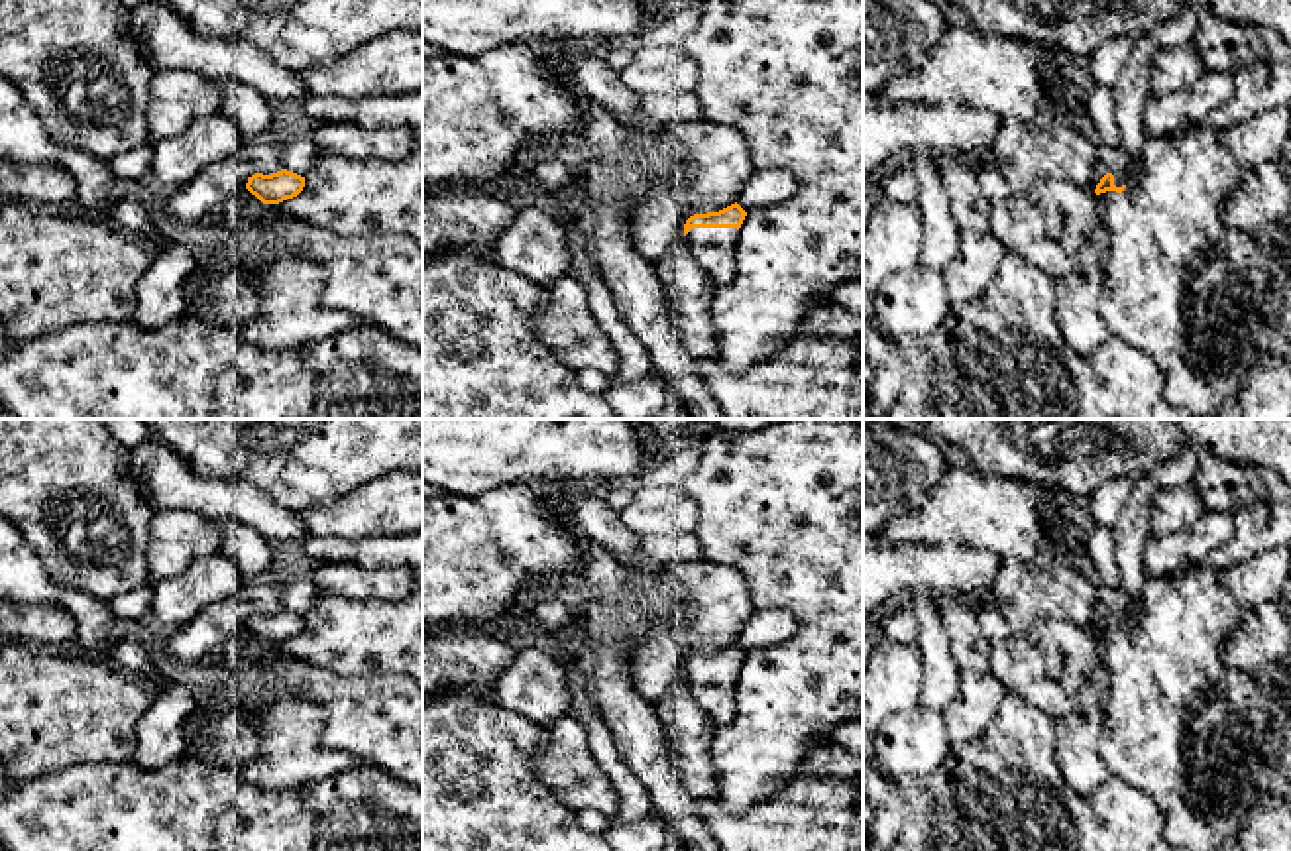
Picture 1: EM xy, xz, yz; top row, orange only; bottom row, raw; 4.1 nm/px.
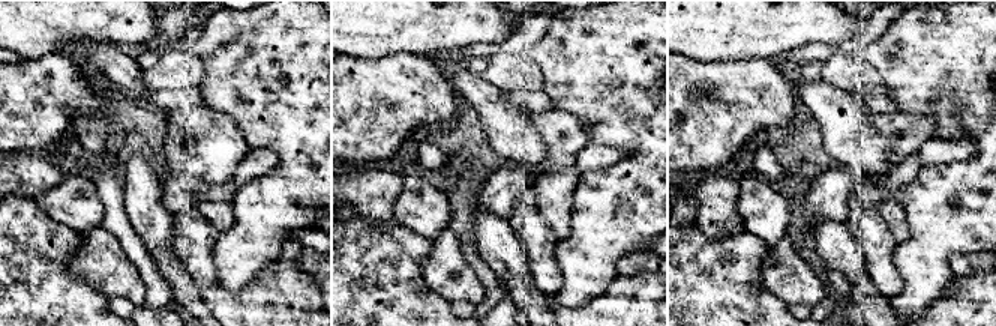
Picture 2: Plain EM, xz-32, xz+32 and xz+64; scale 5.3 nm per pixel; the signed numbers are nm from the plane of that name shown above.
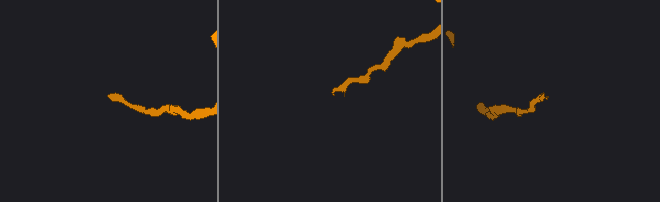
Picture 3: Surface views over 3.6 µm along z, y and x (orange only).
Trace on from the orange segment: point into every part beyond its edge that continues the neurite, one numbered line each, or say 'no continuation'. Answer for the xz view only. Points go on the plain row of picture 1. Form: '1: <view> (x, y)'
1: xz (714, 688)

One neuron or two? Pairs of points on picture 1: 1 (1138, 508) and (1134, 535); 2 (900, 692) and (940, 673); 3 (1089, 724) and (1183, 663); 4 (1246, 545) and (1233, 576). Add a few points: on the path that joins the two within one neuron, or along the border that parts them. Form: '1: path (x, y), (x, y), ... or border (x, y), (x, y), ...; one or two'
1: path (1136, 513), (1134, 529); one
2: border (912, 645), (922, 667), (918, 704); two
3: border (1107, 704), (1099, 739), (1103, 763); two
4: border (1270, 547), (1229, 565), (1219, 574); two

